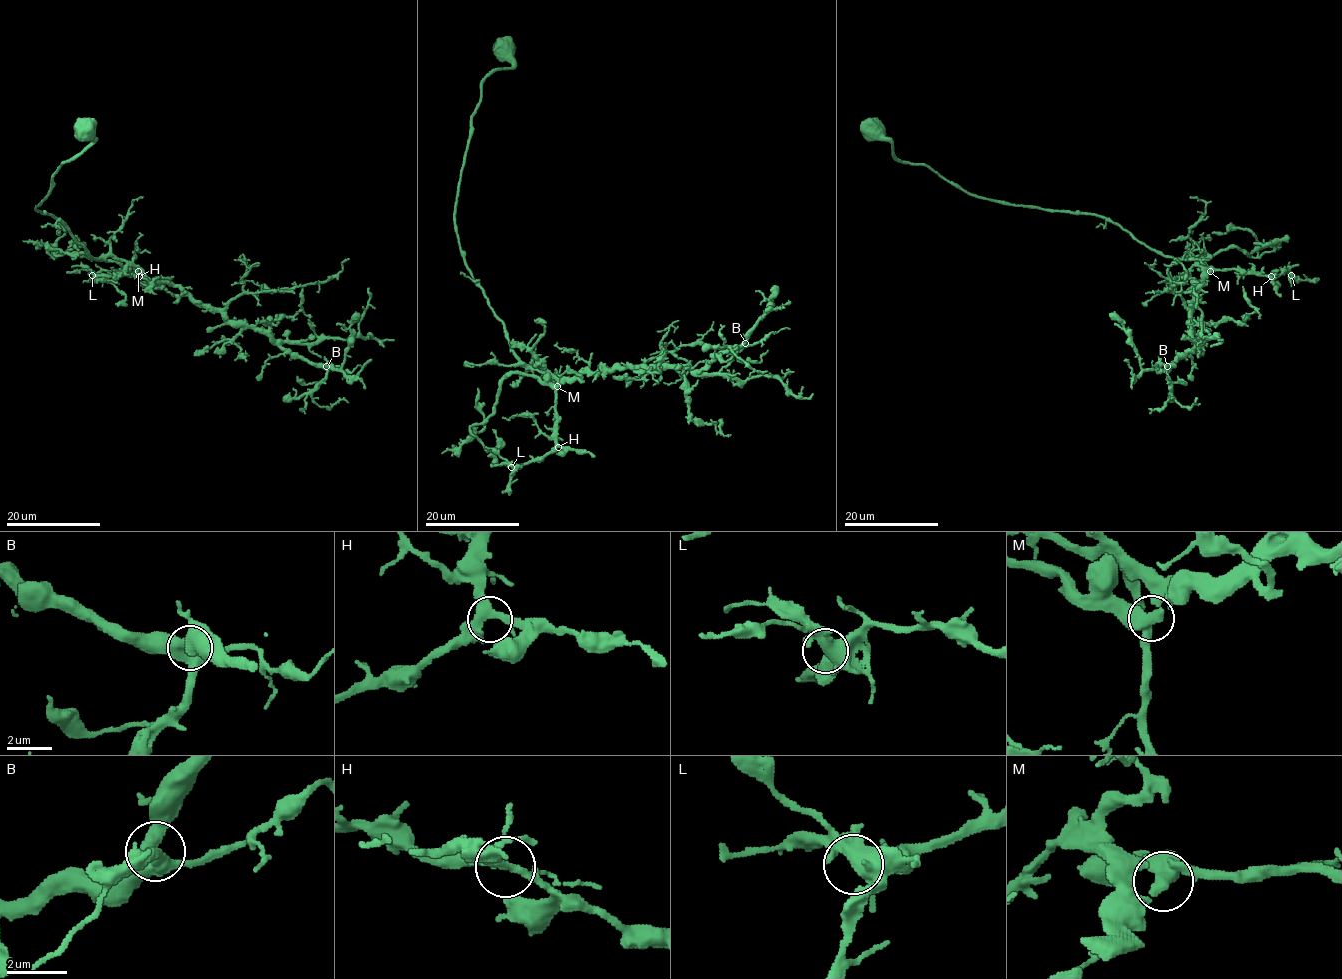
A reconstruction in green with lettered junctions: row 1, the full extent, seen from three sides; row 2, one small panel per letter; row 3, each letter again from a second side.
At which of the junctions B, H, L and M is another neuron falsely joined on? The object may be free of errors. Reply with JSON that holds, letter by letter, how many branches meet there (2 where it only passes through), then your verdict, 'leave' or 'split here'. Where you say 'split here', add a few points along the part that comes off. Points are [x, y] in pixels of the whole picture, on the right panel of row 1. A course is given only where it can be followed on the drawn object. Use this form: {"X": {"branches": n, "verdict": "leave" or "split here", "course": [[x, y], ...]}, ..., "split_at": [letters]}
{"B": {"branches": 3, "verdict": "leave"}, "H": {"branches": 3, "verdict": "leave"}, "L": {"branches": 3, "verdict": "leave"}, "M": {"branches": 3, "verdict": "leave"}, "split_at": []}

